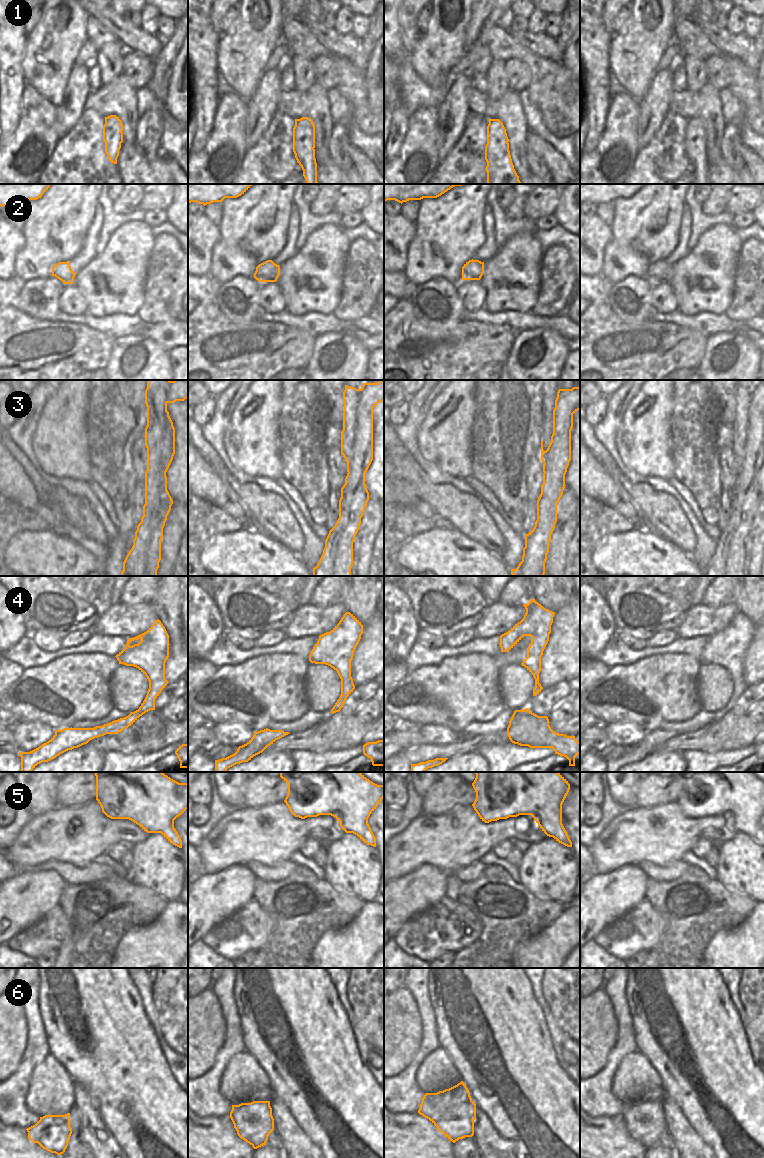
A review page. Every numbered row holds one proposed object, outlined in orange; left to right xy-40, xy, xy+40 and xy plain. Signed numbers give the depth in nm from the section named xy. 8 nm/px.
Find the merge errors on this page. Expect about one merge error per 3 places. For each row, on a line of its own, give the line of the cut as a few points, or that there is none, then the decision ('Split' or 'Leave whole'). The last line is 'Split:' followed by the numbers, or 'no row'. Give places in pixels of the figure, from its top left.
1: No split. Leave whole
2: No split. Leave whole
3: Split along xy-40 (166, 408), (158, 503), (155, 523), (149, 530), (144, 575). Split
4: No split. Leave whole
5: No split. Leave whole
6: Split along xy-40 (69, 1116), (60, 1116), (45, 1125), (38, 1134), (37, 1142). Split
Split: 3, 6

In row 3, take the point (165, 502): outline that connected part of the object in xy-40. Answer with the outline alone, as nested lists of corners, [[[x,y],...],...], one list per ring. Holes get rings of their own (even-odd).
[[[167,409],[165,410],[165,414],[167,416],[167,422],[165,424],[165,432],[163,434],[163,446],[161,448],[161,480],[157,488],[159,502],[155,512],[155,524],[153,528],[149,530],[151,540],[149,542],[149,554],[147,556],[145,576],[157,576],[157,570],[161,560],[161,540],[163,538],[163,528],[173,504],[173,500],[167,490],[166,472],[175,454],[175,428]]]

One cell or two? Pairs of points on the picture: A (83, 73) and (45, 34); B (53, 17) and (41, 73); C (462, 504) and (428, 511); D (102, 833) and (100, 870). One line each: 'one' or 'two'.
A: two
B: one
C: two
D: two

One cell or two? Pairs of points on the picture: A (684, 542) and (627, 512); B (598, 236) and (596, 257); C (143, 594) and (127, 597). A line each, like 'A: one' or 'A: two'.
A: two
B: one
C: one

